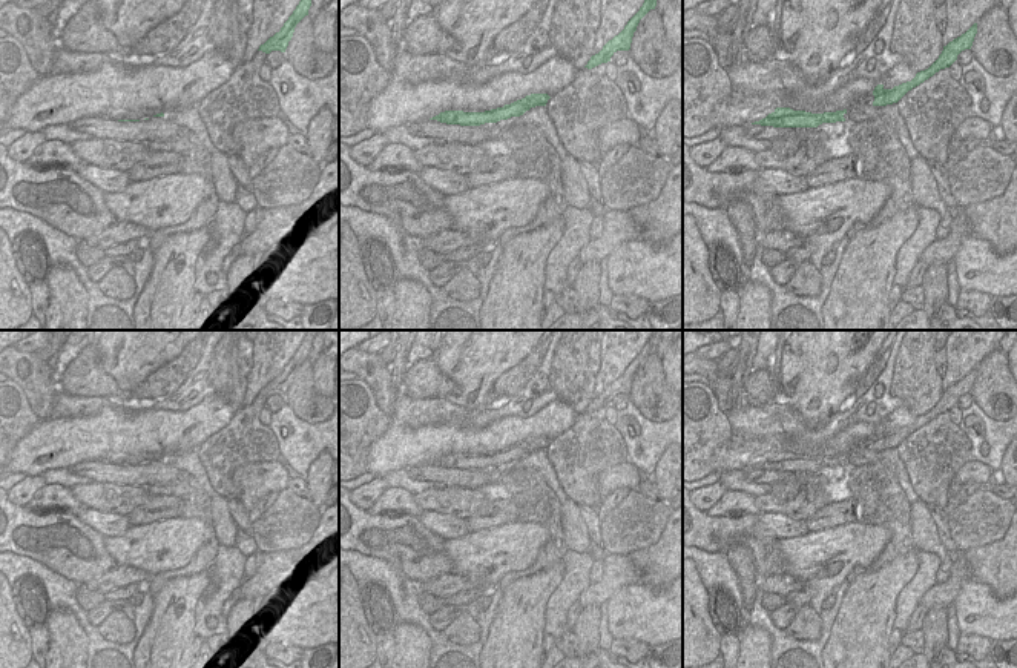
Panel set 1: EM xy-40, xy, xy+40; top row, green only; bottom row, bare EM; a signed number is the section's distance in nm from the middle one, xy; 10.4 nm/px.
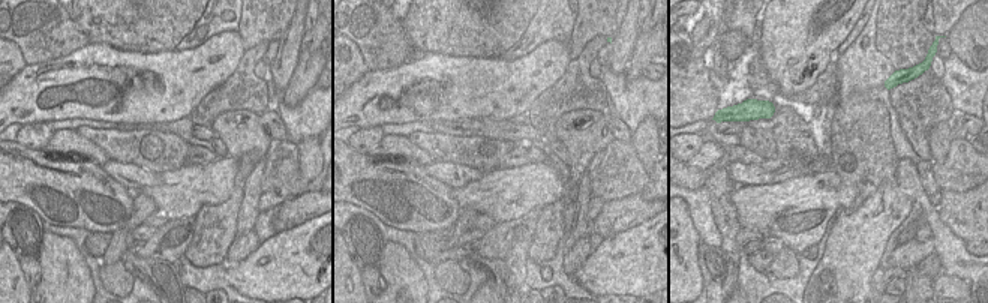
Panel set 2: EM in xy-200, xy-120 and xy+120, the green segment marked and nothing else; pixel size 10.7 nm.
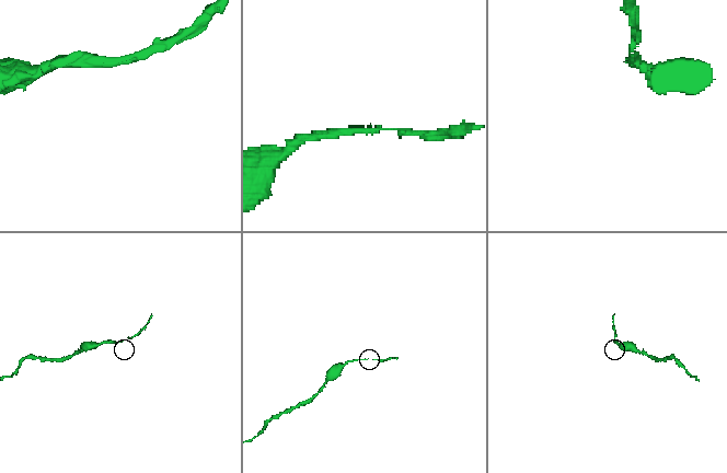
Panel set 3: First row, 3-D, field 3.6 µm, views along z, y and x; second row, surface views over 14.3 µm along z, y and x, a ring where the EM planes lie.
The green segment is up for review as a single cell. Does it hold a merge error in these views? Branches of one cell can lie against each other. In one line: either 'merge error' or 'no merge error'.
no merge error

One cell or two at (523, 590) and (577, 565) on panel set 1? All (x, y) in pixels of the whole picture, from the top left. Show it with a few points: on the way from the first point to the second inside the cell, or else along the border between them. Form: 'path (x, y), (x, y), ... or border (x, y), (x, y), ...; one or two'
border (562, 561), (563, 579), (548, 602); two

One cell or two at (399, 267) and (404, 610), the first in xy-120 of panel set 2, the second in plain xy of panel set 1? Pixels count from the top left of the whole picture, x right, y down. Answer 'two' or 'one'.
two

